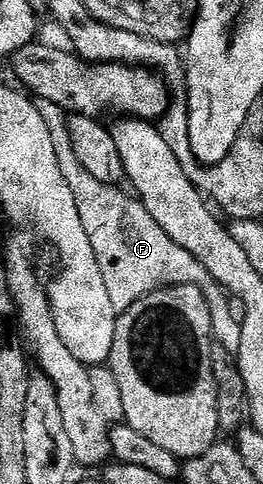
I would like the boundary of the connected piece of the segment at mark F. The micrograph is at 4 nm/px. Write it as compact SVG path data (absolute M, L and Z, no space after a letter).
M38 100L35 102L35 107L37 112L41 112L41 116L45 116L45 124L49 124L49 136L53 136L53 148L57 152L61 172L65 176L65 180L69 180L69 188L73 188L73 200L77 200L77 212L81 212L81 224L85 228L85 232L89 232L89 240L93 240L93 248L97 252L97 264L101 264L101 272L105 276L105 284L109 288L109 300L115 302L116 311L122 312L129 309L131 303L140 302L143 297L153 293L155 289L166 290L169 286L196 286L201 288L201 292L209 304L211 332L214 341L225 348L226 352L234 356L238 355L241 348L243 323L238 322L231 315L229 296L224 287L220 286L213 276L209 276L209 272L201 264L201 260L197 260L189 252L185 252L185 248L181 248L181 244L173 244L173 240L169 240L169 236L165 236L165 232L161 232L161 224L157 224L157 220L153 220L153 216L149 216L149 212L138 198L130 193L122 194L122 189L119 186L101 184L101 180L93 180L93 175L85 172L85 167L81 164L81 160L77 160L77 152L73 152L73 144L69 140L67 111L57 108L57 104L49 104L49 100Z

